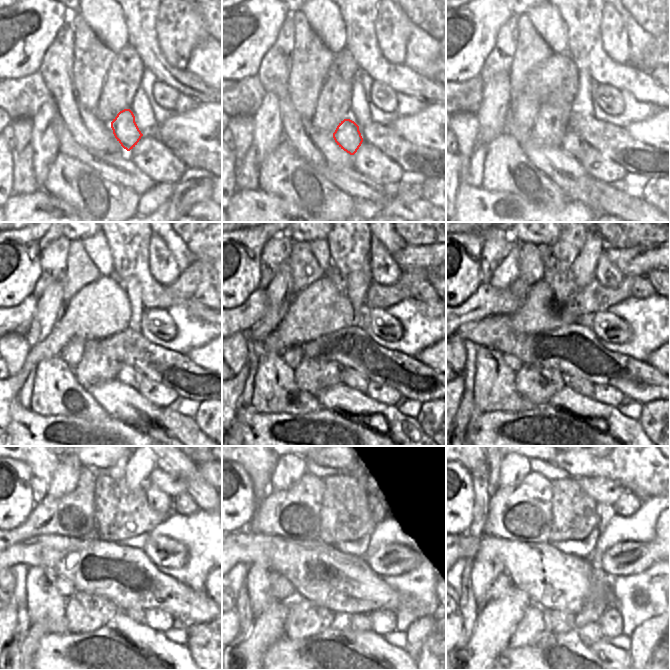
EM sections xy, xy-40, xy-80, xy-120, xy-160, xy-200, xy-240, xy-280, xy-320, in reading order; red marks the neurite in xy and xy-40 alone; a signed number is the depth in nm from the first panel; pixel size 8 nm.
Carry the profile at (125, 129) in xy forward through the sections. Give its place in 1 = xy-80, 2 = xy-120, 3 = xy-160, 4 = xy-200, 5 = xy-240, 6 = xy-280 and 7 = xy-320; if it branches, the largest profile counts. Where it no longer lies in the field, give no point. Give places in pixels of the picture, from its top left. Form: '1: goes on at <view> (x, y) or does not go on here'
1: goes on at xy-80 (572, 143)
2: goes on at xy-120 (126, 374)
3: goes on at xy-160 (350, 377)
4: goes on at xy-200 (584, 387)
5: goes on at xy-240 (138, 615)
6: goes on at xy-280 (360, 621)
7: goes on at xy-320 (591, 633)

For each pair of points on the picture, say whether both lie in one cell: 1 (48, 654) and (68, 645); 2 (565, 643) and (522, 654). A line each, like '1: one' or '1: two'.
1: one
2: one

